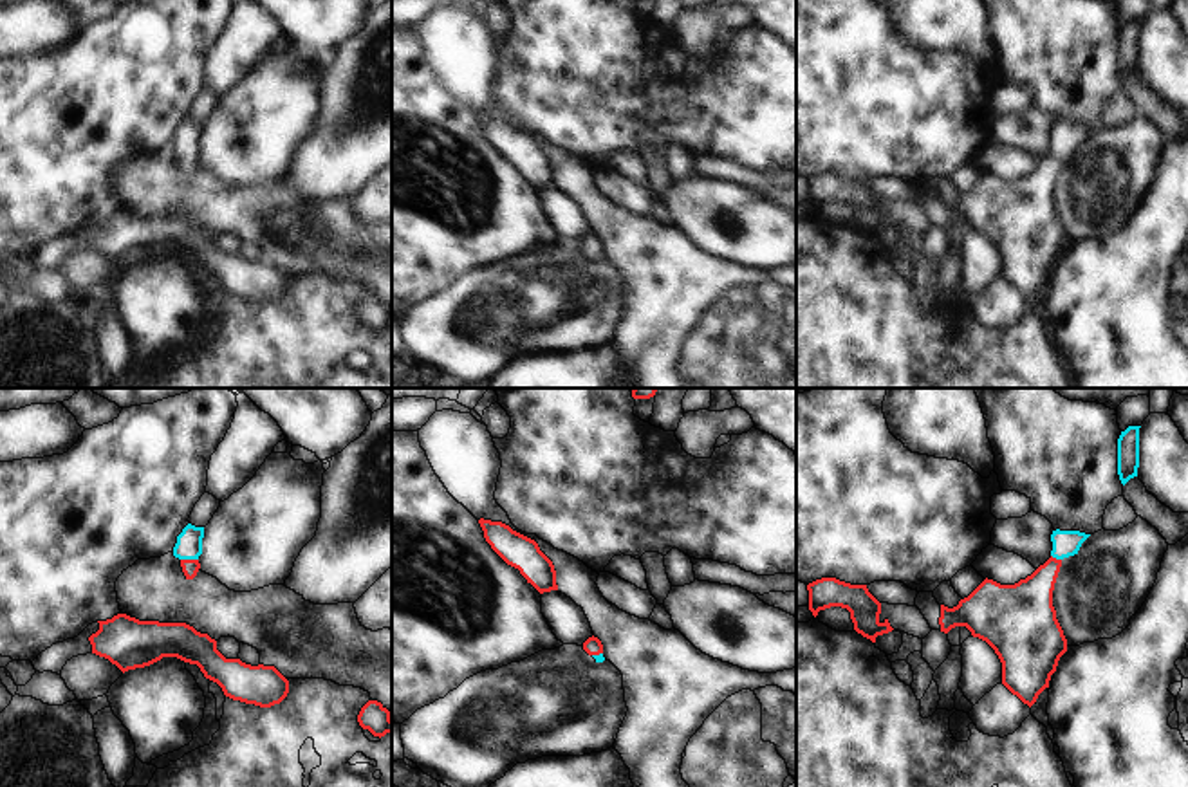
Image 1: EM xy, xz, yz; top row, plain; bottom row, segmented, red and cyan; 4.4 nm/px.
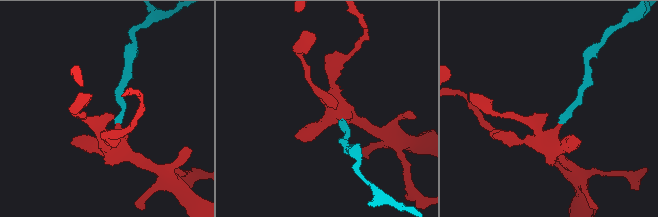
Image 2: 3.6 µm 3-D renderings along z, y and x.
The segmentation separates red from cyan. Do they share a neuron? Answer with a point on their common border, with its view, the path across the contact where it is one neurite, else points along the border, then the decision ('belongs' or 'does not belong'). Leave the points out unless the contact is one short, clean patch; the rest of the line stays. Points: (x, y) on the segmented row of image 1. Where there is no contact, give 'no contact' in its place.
xy (190, 560) | across xy (190, 567), (190, 560), (188, 546) | belongs

